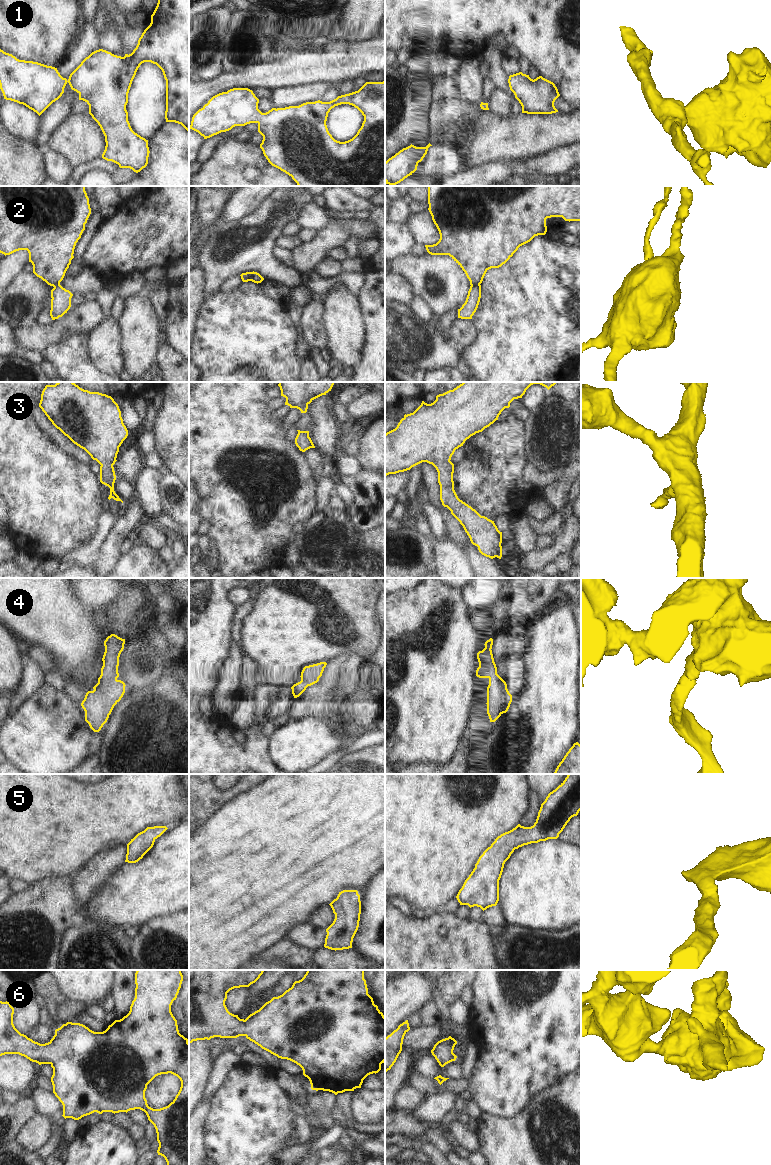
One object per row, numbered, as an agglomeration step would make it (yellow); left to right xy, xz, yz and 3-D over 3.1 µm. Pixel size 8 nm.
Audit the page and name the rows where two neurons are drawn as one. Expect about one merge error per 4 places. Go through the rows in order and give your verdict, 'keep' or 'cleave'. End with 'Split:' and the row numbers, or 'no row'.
1: keep
2: cleave
3: keep
4: keep
5: keep
6: keep
Split: 2

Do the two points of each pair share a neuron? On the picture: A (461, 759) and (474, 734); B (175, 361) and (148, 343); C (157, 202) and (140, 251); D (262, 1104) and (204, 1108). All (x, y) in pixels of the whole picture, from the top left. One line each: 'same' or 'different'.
A: same
B: different
C: same
D: different

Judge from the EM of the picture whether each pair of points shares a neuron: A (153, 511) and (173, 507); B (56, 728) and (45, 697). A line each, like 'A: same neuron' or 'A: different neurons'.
A: different neurons
B: same neuron

